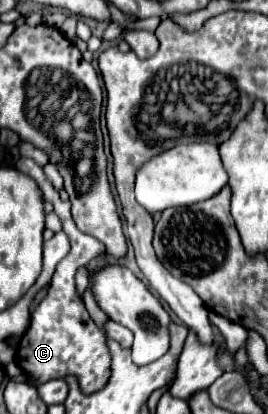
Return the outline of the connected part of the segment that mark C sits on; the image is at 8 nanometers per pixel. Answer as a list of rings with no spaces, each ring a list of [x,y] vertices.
[[[20,158],[16,168],[30,176],[32,180],[36,180],[40,184],[40,190],[44,192],[46,200],[50,200],[54,204],[54,212],[60,216],[62,220],[62,230],[68,234],[70,238],[70,252],[66,254],[66,258],[62,258],[56,266],[56,274],[52,278],[52,286],[48,290],[48,296],[38,304],[38,308],[32,312],[30,318],[30,326],[22,336],[22,342],[16,346],[16,364],[22,368],[22,372],[28,376],[28,384],[30,386],[40,386],[48,380],[54,378],[66,378],[66,376],[76,376],[80,382],[82,392],[96,392],[100,390],[106,382],[108,382],[108,364],[110,364],[110,356],[108,356],[108,348],[106,348],[106,340],[100,328],[96,328],[96,324],[92,322],[90,314],[84,308],[82,298],[76,292],[76,282],[74,282],[74,274],[76,268],[90,264],[98,252],[104,250],[104,246],[80,232],[70,216],[70,204],[62,202],[58,192],[48,184],[42,168],[30,160],[30,158]]]

